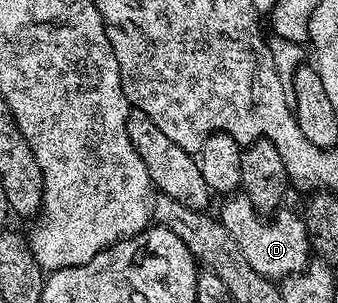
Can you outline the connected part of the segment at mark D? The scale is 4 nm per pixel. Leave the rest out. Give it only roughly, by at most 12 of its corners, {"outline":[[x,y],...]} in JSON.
{"outline":[[232,194],[218,218],[267,280],[313,259],[299,211],[265,218]]}

